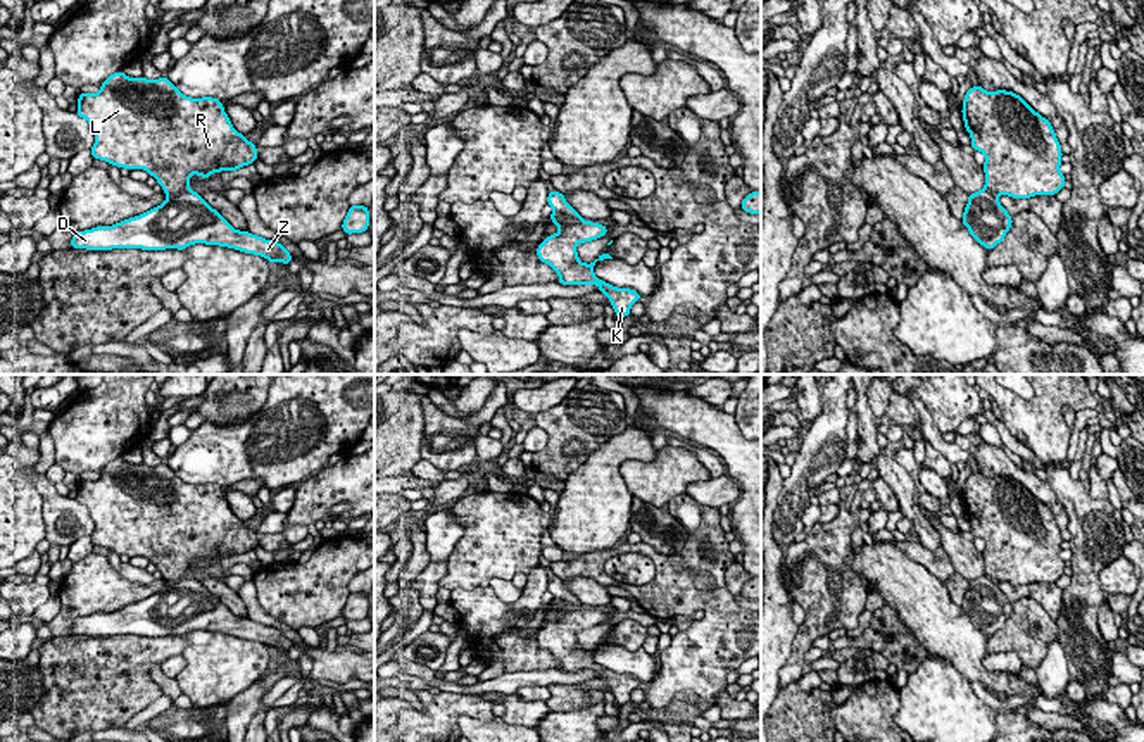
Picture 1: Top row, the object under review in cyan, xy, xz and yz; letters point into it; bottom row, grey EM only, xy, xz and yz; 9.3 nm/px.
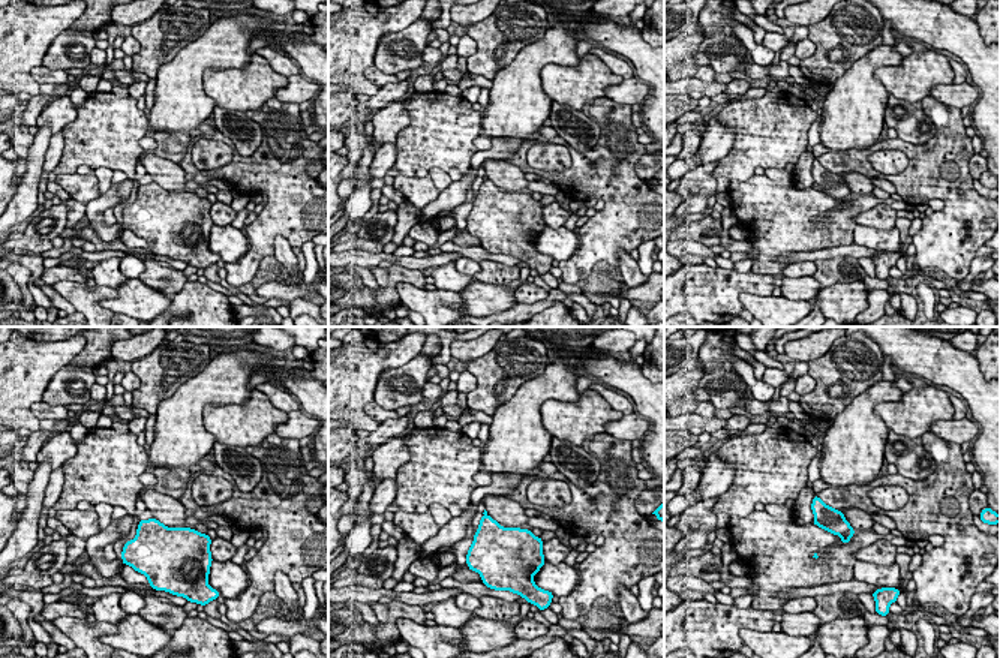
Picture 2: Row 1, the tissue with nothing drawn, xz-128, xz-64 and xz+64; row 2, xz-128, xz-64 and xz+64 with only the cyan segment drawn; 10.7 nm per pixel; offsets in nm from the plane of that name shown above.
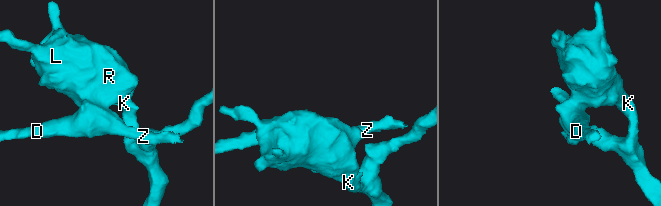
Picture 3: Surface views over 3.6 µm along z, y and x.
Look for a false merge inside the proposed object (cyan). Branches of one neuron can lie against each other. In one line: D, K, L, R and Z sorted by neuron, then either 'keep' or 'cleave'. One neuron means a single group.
groups D Z / K L R; cleave

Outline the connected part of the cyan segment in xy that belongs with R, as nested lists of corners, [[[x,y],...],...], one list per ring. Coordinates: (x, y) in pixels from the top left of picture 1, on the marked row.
[[[117,71],[100,85],[98,93],[79,93],[76,104],[76,114],[88,121],[95,135],[91,157],[128,171],[147,171],[166,195],[190,190],[192,174],[209,179],[214,173],[238,171],[259,159],[255,143],[233,128],[221,100],[185,97],[167,76],[129,78]]]

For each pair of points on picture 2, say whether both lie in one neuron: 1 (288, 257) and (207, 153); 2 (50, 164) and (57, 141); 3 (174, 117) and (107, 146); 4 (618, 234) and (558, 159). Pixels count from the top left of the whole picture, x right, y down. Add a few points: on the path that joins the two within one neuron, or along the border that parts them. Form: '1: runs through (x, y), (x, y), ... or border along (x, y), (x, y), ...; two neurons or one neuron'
1: border along (281, 234), (275, 239), (273, 255); two neurons
2: runs through (53, 158), (56, 147); one neuron
3: border along (146, 113), (149, 132); two neurons
4: runs through (618, 212), (618, 206), (588, 176), (580, 176); one neuron

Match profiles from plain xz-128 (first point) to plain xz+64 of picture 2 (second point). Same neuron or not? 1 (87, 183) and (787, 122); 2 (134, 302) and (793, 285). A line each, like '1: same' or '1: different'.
1: different
2: different

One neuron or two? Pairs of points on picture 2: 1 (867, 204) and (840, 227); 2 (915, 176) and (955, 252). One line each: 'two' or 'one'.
1: one
2: one

